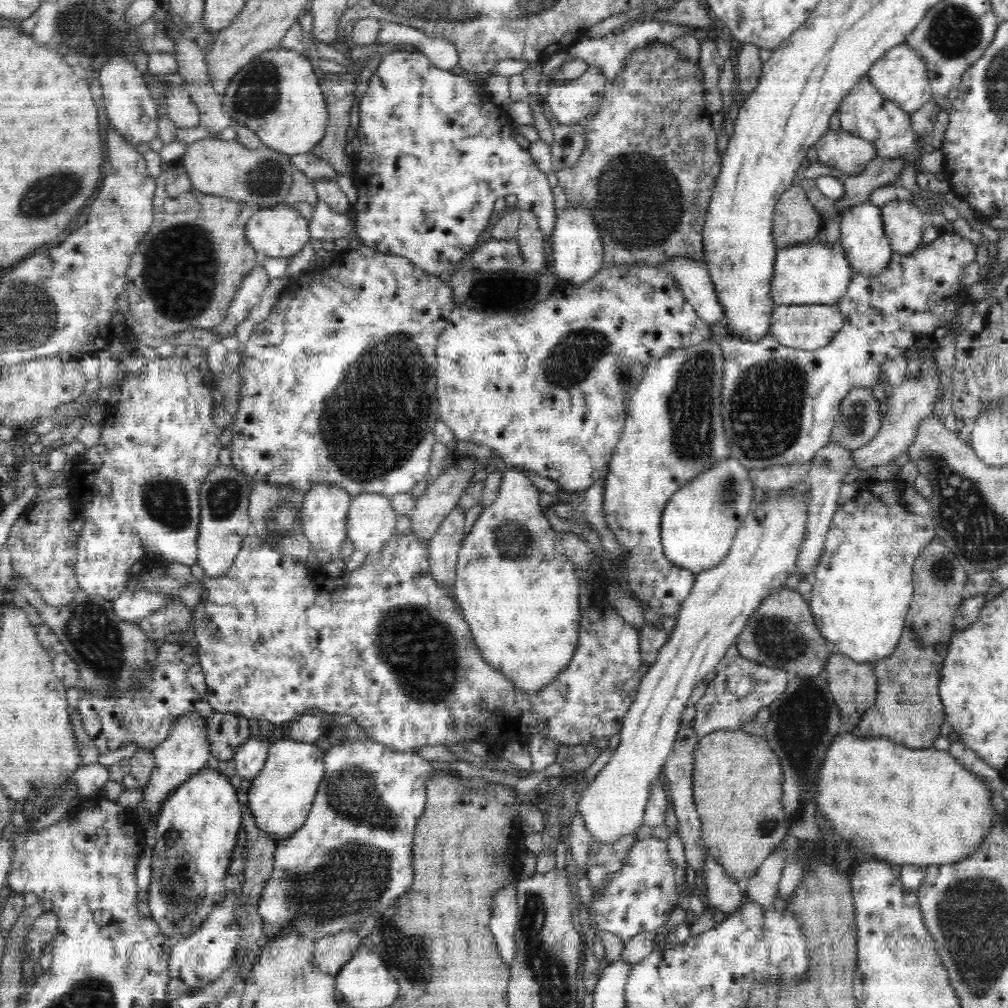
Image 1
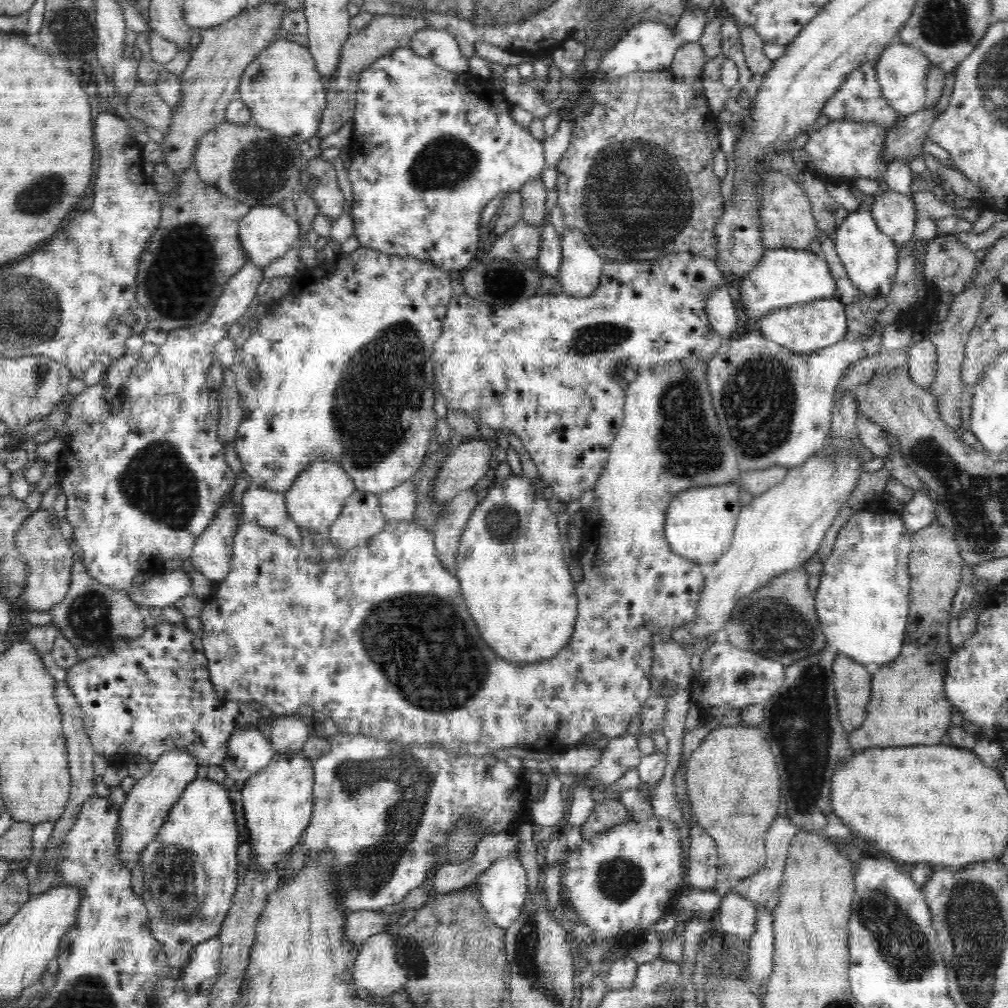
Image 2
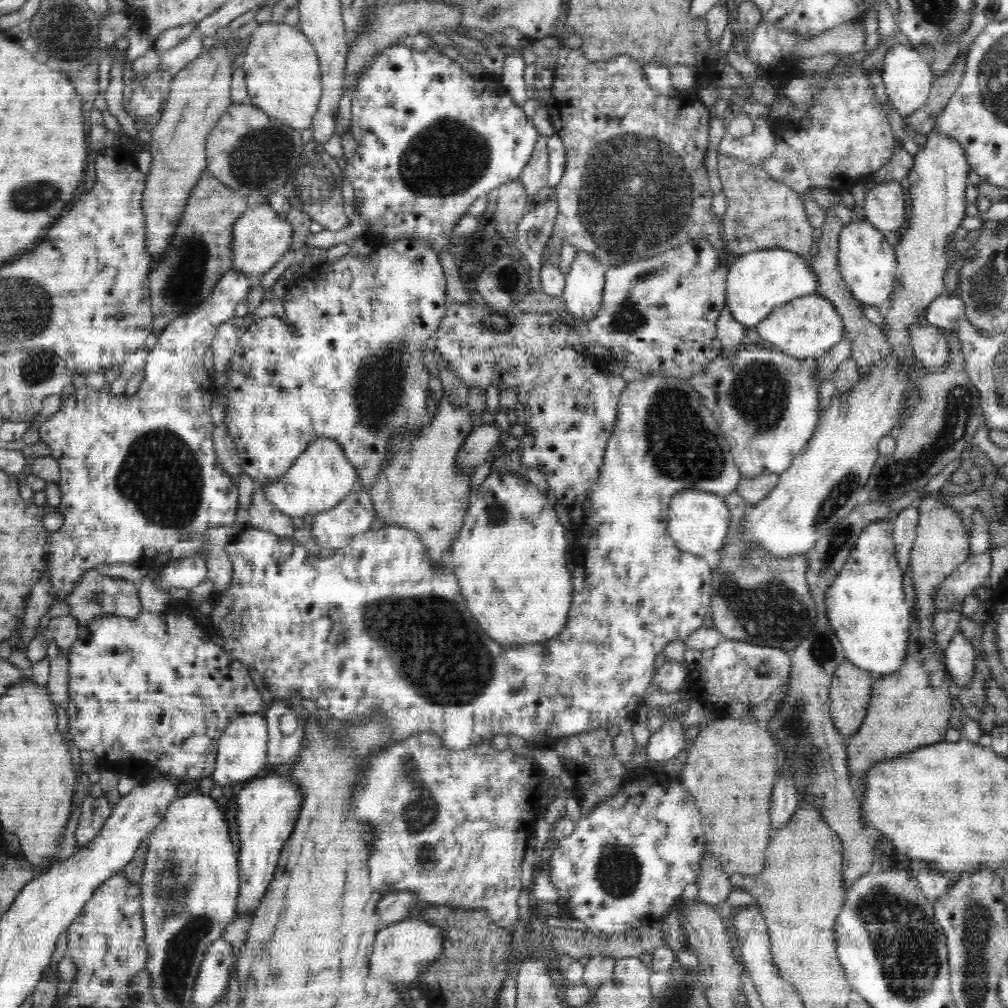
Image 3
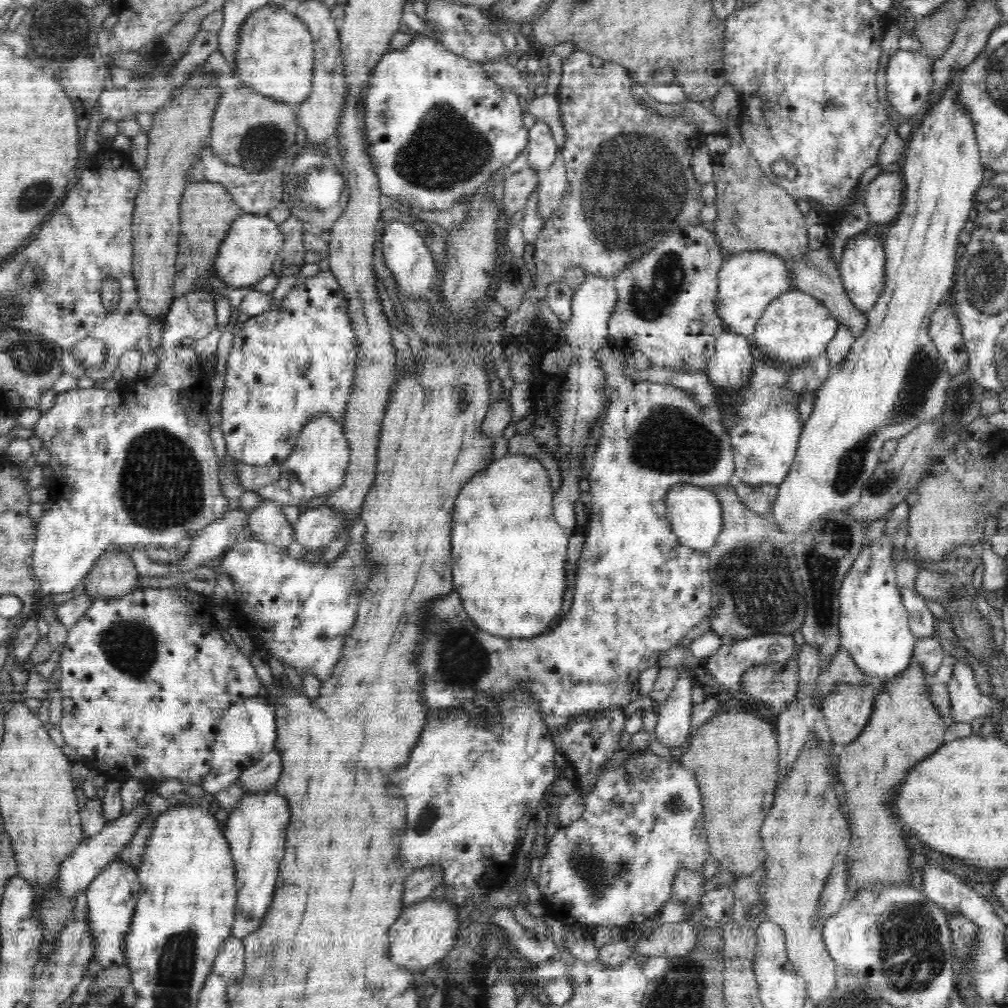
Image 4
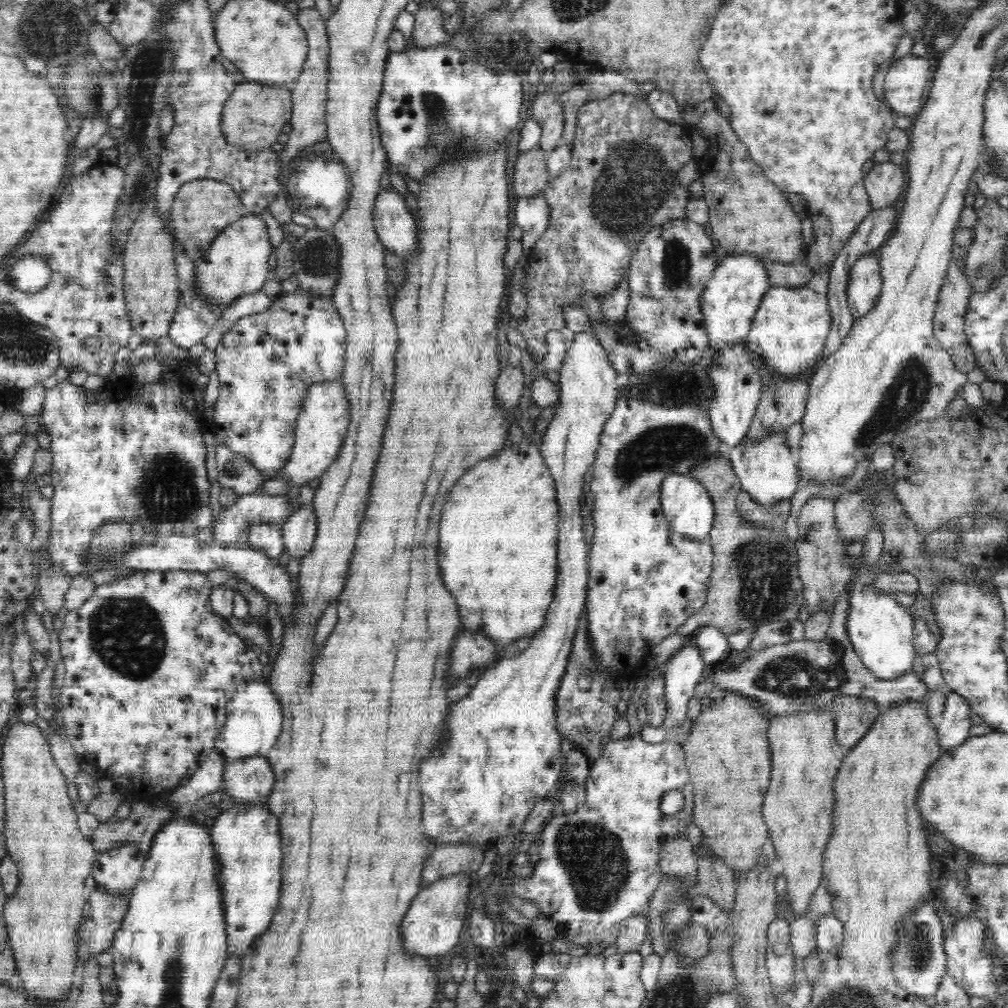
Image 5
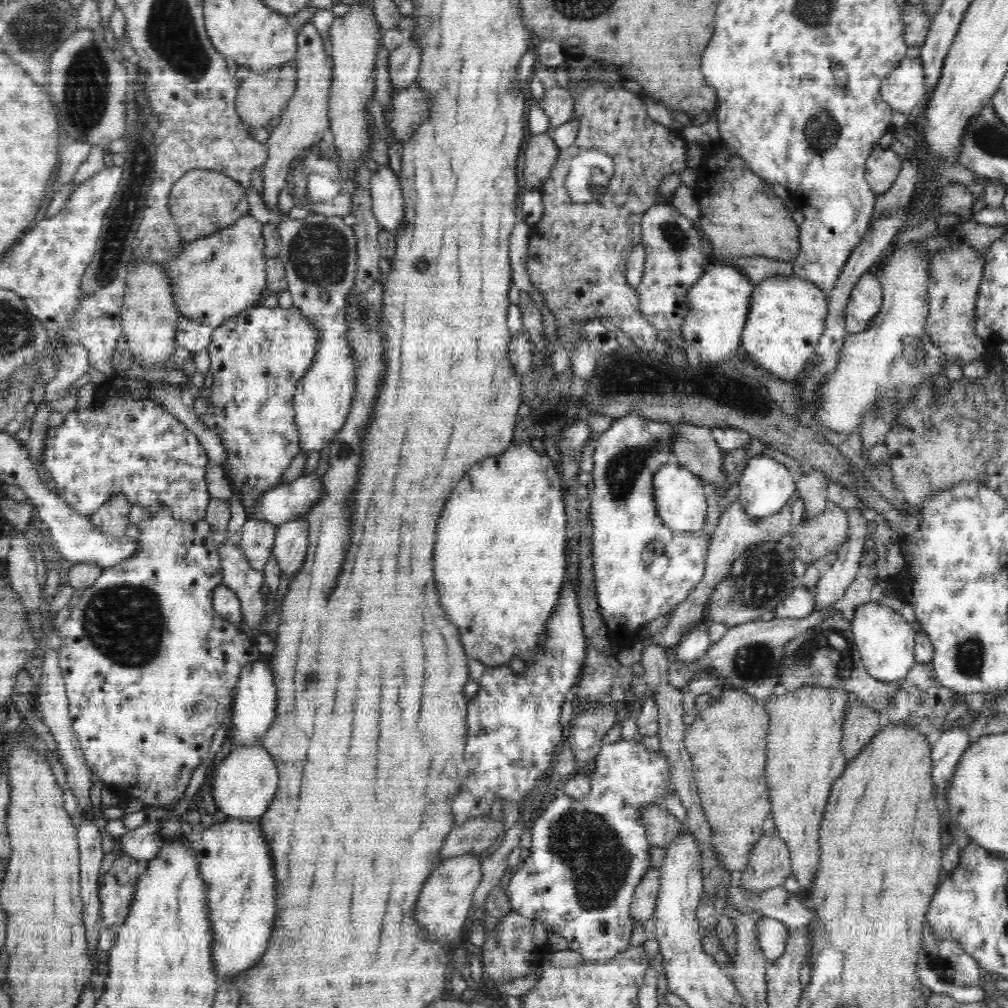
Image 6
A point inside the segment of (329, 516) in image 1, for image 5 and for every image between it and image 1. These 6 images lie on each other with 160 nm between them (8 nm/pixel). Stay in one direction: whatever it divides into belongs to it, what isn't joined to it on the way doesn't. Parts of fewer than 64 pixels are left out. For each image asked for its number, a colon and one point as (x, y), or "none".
2: (315, 501)
3: (321, 477)
4: (317, 466)
5: (323, 420)

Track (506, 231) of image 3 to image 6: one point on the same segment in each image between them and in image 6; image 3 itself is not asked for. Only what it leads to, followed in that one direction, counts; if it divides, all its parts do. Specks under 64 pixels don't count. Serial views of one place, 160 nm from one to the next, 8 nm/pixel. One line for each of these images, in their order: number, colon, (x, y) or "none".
4: (517, 187)
5: (531, 177)
6: (541, 153)

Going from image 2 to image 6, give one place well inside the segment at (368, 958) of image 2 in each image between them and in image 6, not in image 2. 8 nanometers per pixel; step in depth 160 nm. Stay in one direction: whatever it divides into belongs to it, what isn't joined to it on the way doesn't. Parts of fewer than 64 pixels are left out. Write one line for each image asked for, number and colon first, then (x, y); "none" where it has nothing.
3: (402, 951)
4: (423, 934)
5: (433, 925)
6: (442, 908)

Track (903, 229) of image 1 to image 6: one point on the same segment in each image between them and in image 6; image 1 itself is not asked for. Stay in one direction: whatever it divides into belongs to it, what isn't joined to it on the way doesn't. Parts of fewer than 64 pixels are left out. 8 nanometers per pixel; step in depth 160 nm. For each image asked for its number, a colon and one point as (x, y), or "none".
2: (895, 215)
3: (886, 206)
4: (883, 197)
5: (884, 183)
6: (883, 166)

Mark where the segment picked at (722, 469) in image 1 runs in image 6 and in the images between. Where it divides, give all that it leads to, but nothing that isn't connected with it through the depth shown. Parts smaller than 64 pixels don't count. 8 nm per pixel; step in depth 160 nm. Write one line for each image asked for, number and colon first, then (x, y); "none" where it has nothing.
2: (700, 522)
3: (697, 520)
4: (694, 512)
5: (686, 504)
6: (679, 494)

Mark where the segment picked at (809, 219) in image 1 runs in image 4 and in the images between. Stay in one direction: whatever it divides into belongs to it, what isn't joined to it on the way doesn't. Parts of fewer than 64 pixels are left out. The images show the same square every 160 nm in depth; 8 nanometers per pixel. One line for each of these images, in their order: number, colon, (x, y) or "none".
2: (787, 220)
3: (763, 213)
4: (754, 214)

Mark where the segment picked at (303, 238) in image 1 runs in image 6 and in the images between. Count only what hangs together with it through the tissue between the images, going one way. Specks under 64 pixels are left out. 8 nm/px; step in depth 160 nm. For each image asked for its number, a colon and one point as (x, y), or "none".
2: (266, 233)
3: (260, 238)
4: (254, 241)
5: (236, 264)
6: (214, 278)

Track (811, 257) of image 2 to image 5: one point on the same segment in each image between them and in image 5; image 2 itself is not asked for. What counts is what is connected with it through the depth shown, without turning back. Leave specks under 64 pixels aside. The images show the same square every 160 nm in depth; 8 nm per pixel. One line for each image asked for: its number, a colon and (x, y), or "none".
3: (758, 282)
4: (749, 281)
5: (733, 294)

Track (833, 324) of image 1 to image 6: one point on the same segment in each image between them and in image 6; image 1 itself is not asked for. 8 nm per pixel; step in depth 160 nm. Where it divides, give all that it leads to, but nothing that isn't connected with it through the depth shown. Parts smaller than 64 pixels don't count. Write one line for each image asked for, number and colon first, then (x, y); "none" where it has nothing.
2: (810, 326)
3: (805, 327)
4: (796, 327)
5: (788, 332)
6: (786, 317)

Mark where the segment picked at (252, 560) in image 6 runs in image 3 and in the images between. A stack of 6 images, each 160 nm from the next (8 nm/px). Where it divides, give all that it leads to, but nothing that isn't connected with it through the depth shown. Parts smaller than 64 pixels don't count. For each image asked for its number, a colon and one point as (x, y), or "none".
3: (263, 515)
4: (267, 521)
5: (267, 537)

